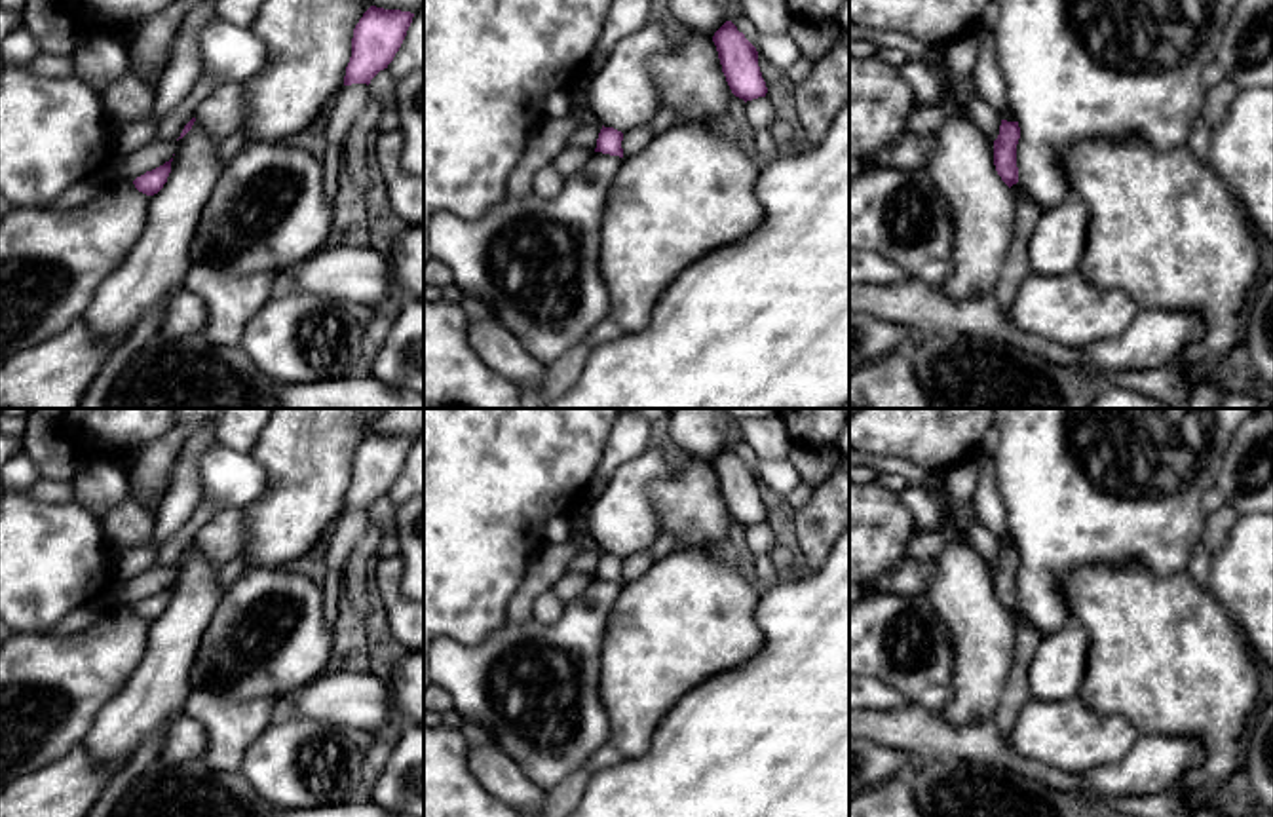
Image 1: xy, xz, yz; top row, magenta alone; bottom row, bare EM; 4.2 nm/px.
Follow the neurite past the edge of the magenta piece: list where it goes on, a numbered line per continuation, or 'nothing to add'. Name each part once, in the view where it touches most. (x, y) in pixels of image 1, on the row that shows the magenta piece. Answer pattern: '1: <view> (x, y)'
nothing to add

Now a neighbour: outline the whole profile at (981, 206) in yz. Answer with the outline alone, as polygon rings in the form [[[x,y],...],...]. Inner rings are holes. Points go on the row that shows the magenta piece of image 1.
[[[929,63],[927,68],[942,86],[940,104],[960,108],[960,114],[946,118],[933,135],[935,148],[927,163],[927,173],[946,200],[952,218],[952,272],[937,289],[950,298],[969,300],[994,293],[1015,238],[1016,207],[1011,188],[996,171],[992,139],[973,122],[969,106],[956,101],[944,68],[935,63]]]

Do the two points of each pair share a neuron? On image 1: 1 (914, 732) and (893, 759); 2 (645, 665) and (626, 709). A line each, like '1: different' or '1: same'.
1: different
2: same

